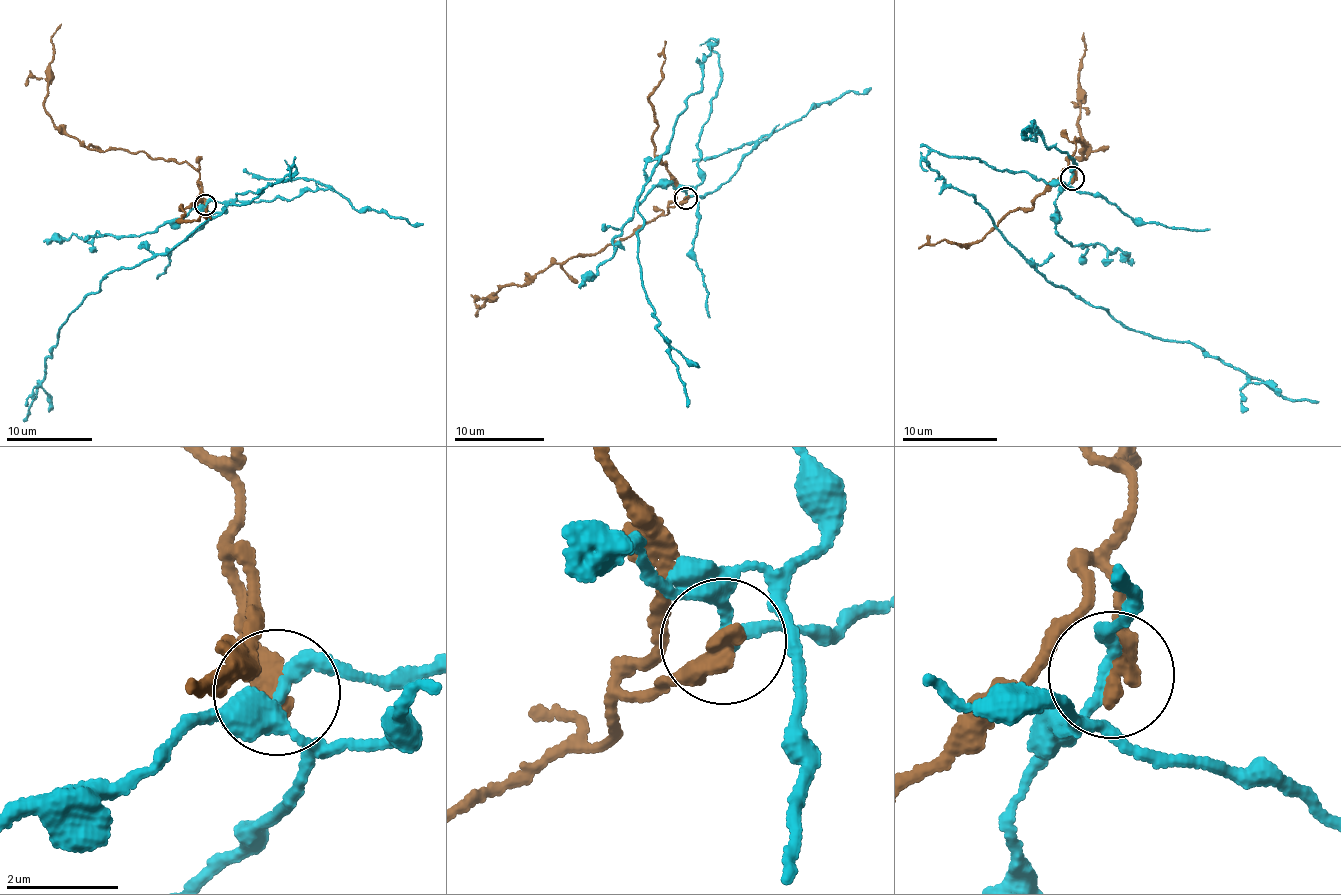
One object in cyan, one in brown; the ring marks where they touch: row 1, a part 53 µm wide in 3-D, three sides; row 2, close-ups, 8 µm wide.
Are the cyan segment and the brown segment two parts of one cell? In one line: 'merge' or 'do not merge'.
do not merge

